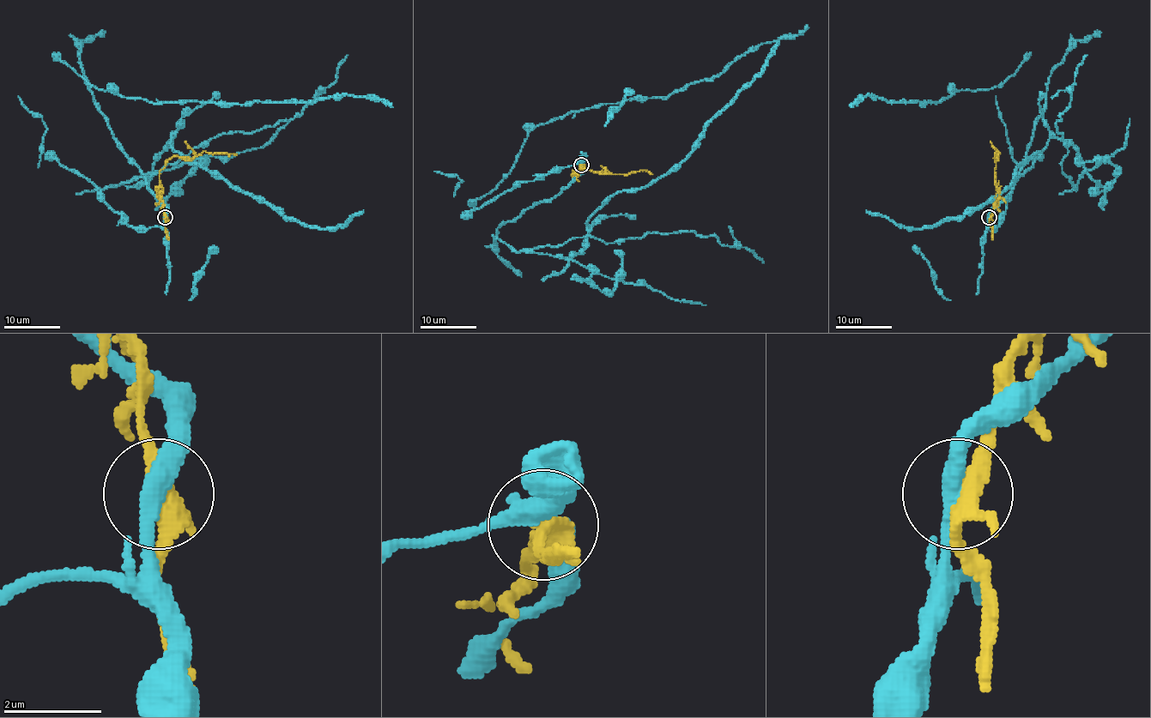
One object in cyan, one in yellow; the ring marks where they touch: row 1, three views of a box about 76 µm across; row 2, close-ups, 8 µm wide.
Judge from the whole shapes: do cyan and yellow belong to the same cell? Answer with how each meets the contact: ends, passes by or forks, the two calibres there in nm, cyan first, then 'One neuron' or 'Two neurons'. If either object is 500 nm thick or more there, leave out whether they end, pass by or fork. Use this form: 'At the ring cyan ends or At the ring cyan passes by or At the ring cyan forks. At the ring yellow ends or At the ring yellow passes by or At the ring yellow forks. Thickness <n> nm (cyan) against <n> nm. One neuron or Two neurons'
At the ring cyan passes by. At the ring yellow passes by. Thickness 360 nm (cyan) against 340 nm. Two neurons

